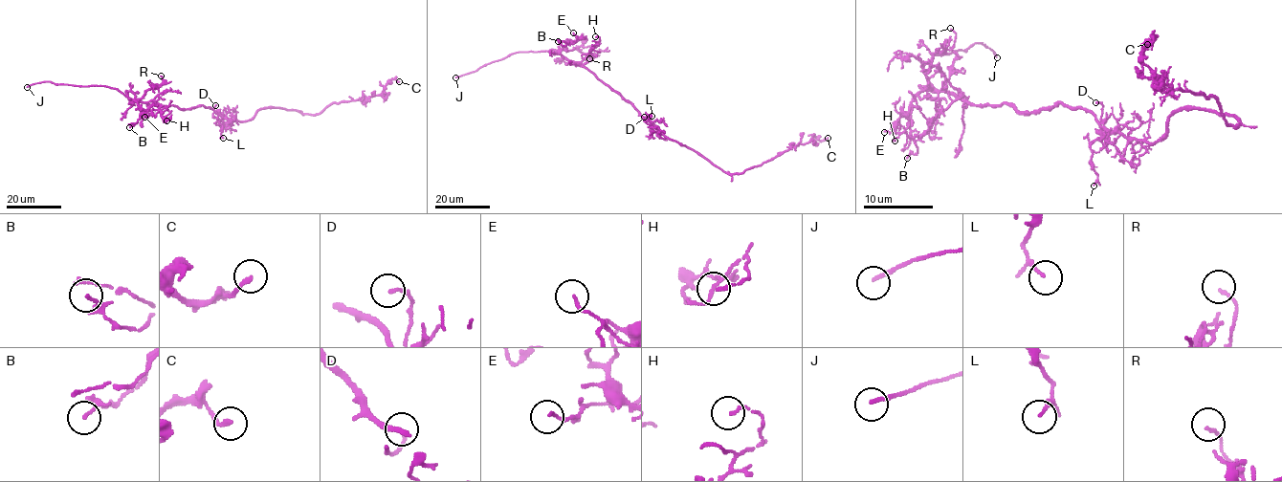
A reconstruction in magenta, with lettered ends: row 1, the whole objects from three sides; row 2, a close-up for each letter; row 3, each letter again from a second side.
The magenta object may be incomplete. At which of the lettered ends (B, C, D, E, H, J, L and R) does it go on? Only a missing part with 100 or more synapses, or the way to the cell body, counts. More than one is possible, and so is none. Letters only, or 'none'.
J

